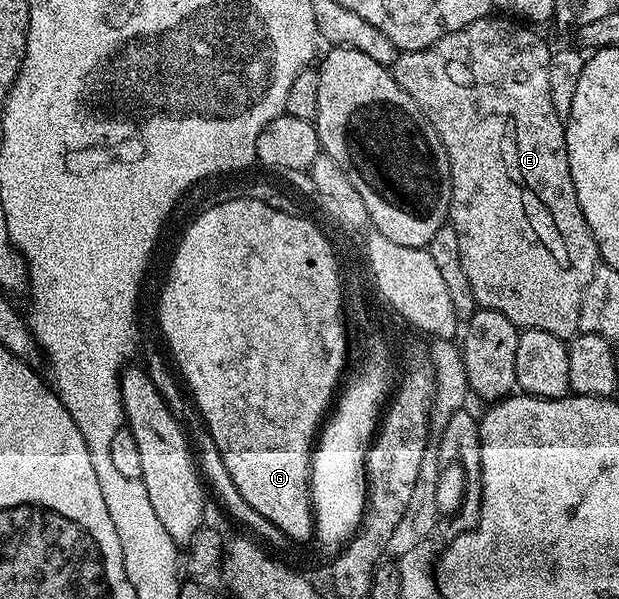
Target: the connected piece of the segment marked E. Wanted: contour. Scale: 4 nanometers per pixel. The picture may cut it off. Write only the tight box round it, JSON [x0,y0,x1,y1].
[390,16,600,340]

